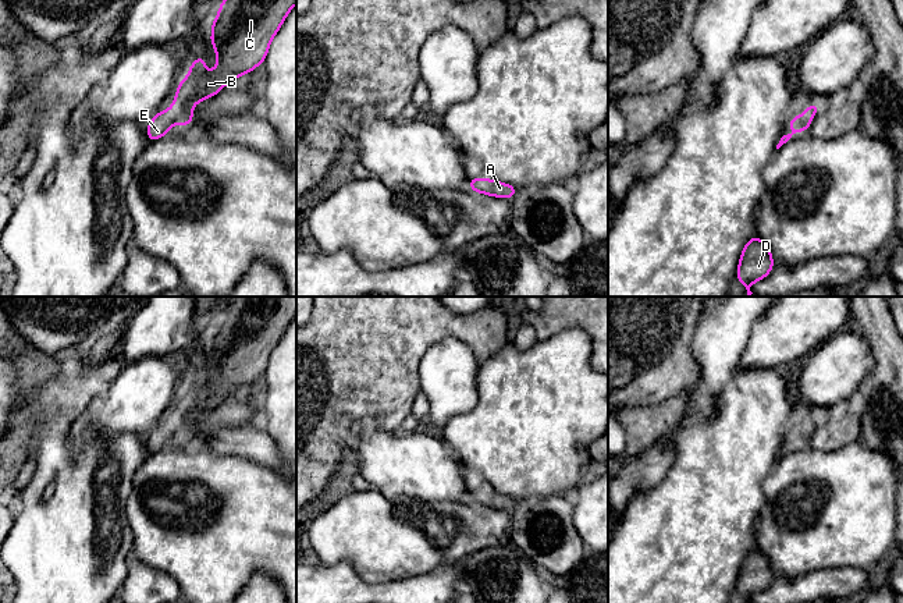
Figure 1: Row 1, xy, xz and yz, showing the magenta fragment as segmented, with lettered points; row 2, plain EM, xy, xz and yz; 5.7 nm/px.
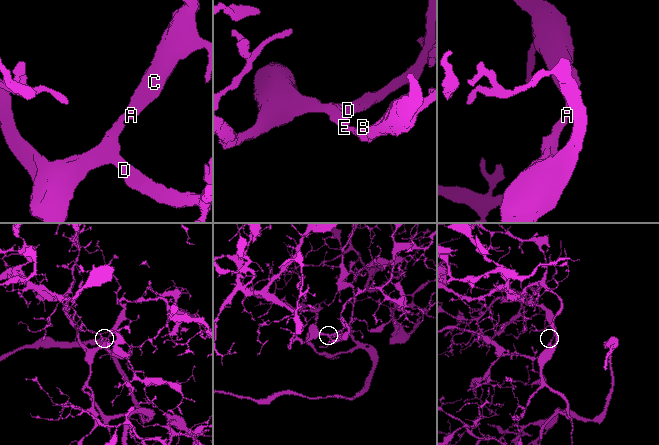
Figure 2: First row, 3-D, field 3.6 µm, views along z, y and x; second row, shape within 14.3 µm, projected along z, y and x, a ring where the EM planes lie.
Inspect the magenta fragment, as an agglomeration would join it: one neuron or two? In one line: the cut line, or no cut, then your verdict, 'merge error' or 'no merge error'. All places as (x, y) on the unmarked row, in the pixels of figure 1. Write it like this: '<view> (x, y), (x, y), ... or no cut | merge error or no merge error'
no cut | no merge error

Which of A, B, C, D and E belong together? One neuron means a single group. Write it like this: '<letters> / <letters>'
A B C D E

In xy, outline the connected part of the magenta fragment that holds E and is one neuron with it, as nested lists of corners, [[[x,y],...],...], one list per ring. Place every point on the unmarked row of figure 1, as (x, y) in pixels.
[[[234,297],[211,336],[210,357],[216,361],[216,380],[206,387],[205,370],[202,368],[193,370],[186,390],[177,397],[171,419],[160,422],[146,439],[150,454],[163,450],[177,434],[182,439],[191,437],[195,415],[216,408],[227,396],[263,376],[271,352],[295,316],[296,297]]]

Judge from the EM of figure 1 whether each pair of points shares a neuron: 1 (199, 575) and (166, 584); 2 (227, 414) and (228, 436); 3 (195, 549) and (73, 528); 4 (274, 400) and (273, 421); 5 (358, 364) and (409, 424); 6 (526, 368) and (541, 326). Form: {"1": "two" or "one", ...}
{"1": "two", "2": "two", "3": "two", "4": "one", "5": "two", "6": "two"}

